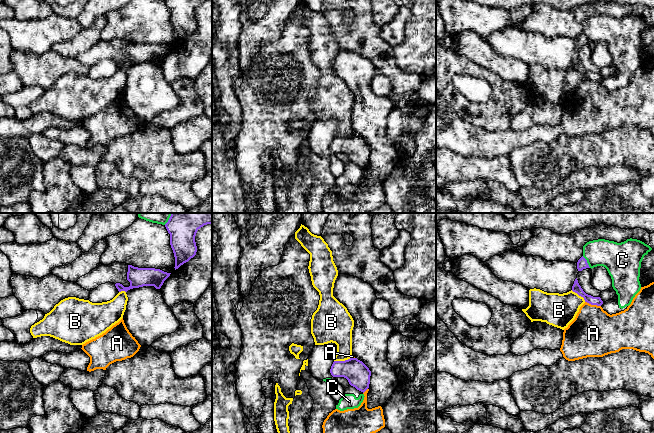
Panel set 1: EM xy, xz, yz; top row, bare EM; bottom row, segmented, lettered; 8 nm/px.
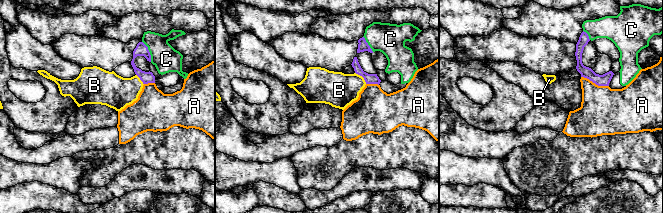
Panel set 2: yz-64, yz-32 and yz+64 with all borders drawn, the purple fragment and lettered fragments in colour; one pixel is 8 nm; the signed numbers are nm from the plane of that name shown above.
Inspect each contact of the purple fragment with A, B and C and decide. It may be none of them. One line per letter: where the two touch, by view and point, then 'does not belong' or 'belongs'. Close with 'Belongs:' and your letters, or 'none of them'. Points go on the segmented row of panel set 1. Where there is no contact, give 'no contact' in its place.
A: yz (593, 304) | does not belong
B: xz (342, 361) | does not belong
C: yz (586, 262) | does not belong
Belongs: none of them

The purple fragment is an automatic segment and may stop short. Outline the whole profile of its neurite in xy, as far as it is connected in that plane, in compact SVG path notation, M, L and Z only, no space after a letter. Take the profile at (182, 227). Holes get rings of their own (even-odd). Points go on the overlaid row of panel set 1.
M171 213L165 227L170 234L175 270L196 255L196 233L207 224L212 224L212 213Z

